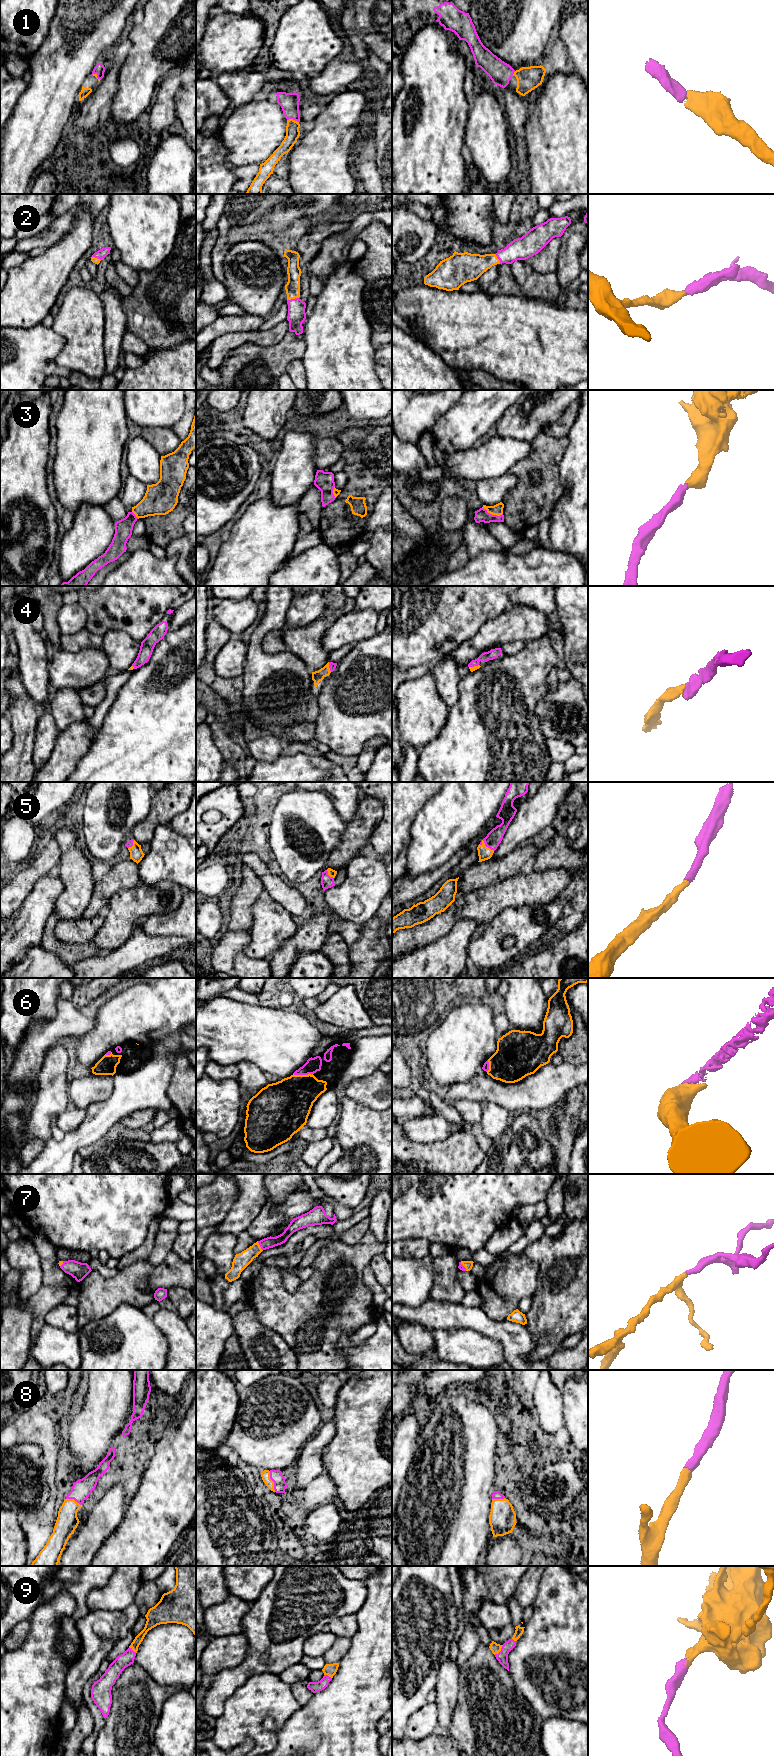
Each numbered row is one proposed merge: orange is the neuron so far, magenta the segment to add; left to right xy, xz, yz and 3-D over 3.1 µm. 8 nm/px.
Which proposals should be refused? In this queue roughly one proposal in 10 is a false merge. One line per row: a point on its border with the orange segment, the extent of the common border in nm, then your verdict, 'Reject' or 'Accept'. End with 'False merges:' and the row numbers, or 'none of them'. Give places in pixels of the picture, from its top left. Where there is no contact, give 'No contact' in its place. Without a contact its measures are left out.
1: Touches orange at xz (292, 119). Shared border 100 nm. Accept
2: Touches orange at xz (292, 298). Shared border 100 nm. Accept
3: Touches orange at yz (492, 514). Shared border 180 nm. Accept
4: Touches orange at xz (328, 667). Shared border 80 nm. Accept
5: Touches orange at yz (485, 846). Shared border 140 nm. Accept
6: Touches orange at xz (303, 1075). Shared border 160 nm. Accept
7: Touches orange at xz (259, 1246). Shared border 90 nm. Accept
8: Touches orange at xz (272, 1481). Shared border 180 nm. Accept
9: Touches orange at yz (499, 1651). Shared border 110 nm. Accept
False merges: none of them

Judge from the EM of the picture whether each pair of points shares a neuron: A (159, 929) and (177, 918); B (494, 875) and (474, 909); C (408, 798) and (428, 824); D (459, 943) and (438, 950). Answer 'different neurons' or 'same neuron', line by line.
A: same neuron
B: different neurons
C: different neurons
D: same neuron

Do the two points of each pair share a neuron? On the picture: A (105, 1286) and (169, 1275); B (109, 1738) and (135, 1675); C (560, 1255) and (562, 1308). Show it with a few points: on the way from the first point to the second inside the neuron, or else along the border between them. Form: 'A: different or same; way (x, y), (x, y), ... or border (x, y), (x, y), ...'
A: same; way (121, 1286), (134, 1285), (147, 1274), (153, 1275)
B: same; way (125, 1722), (135, 1711), (135, 1691)
C: same; way (562, 1268), (562, 1295)

